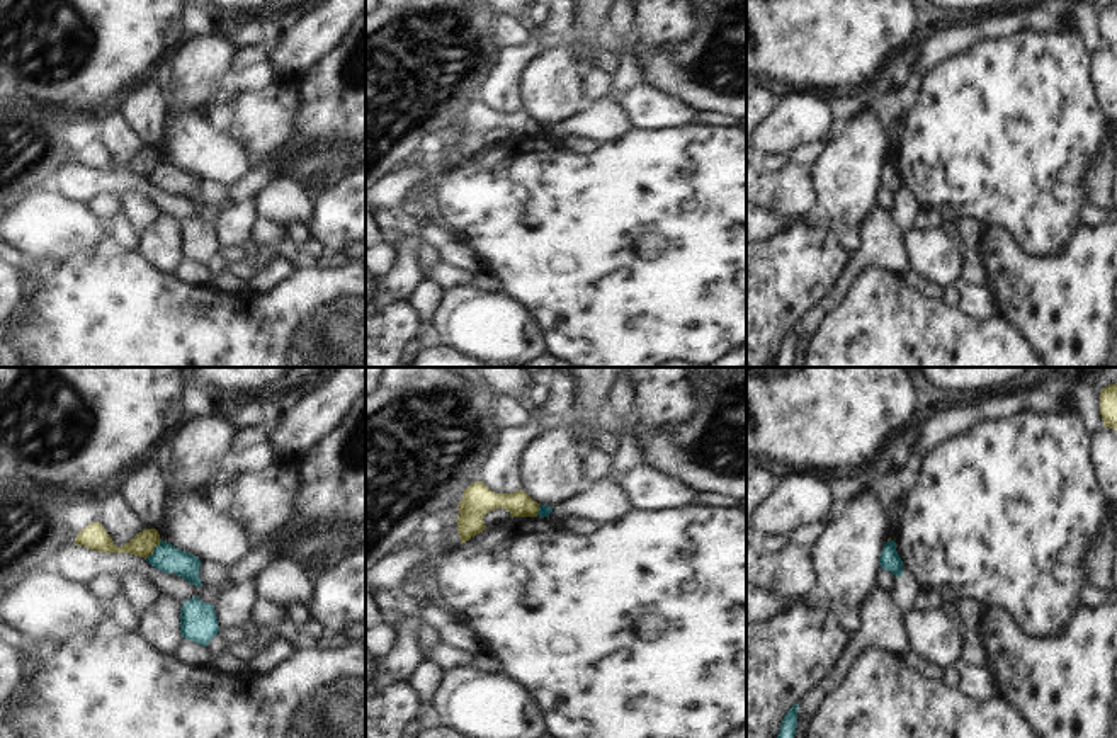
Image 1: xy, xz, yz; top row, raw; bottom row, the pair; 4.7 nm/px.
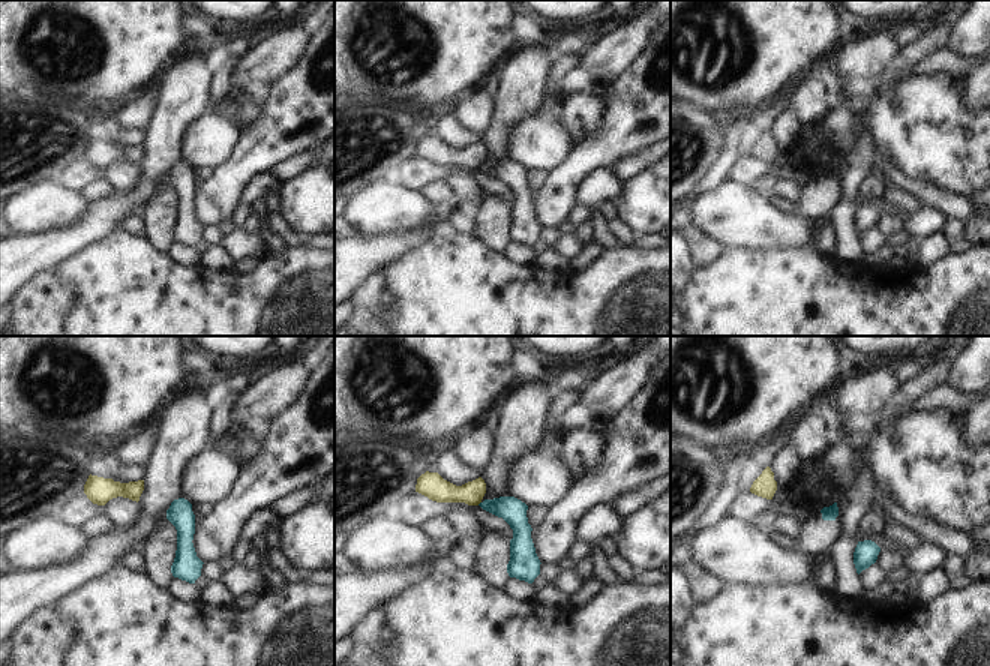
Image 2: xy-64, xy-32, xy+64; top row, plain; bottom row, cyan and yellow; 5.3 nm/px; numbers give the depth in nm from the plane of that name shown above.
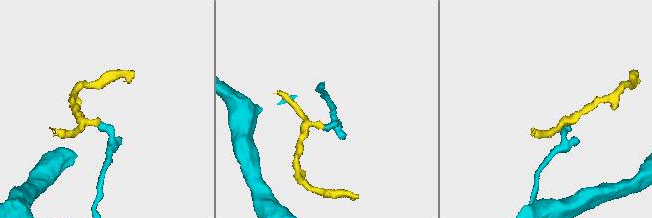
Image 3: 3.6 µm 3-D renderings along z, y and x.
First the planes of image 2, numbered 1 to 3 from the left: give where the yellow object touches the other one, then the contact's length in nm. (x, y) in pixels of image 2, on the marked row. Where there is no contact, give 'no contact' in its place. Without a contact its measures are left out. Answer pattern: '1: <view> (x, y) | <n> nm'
1: no contact
2: no contact
3: no contact

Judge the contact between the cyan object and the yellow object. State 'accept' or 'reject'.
reject

